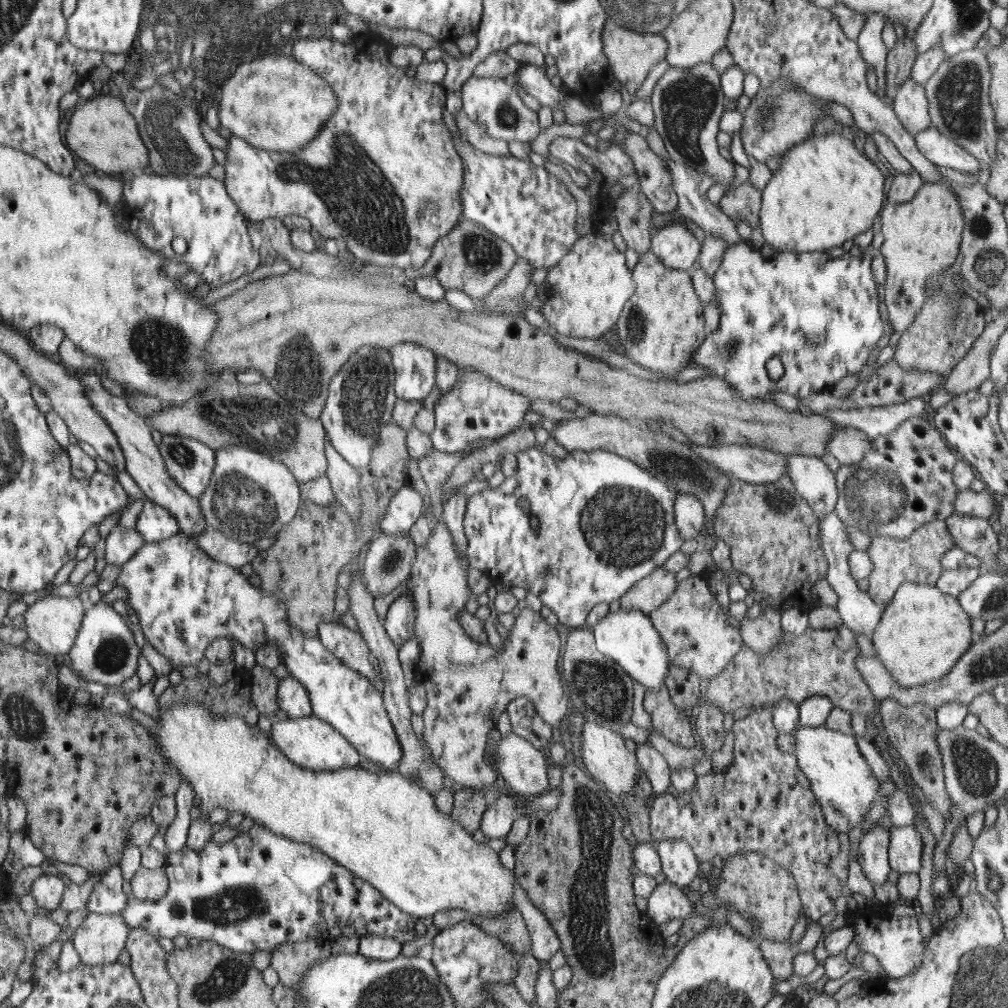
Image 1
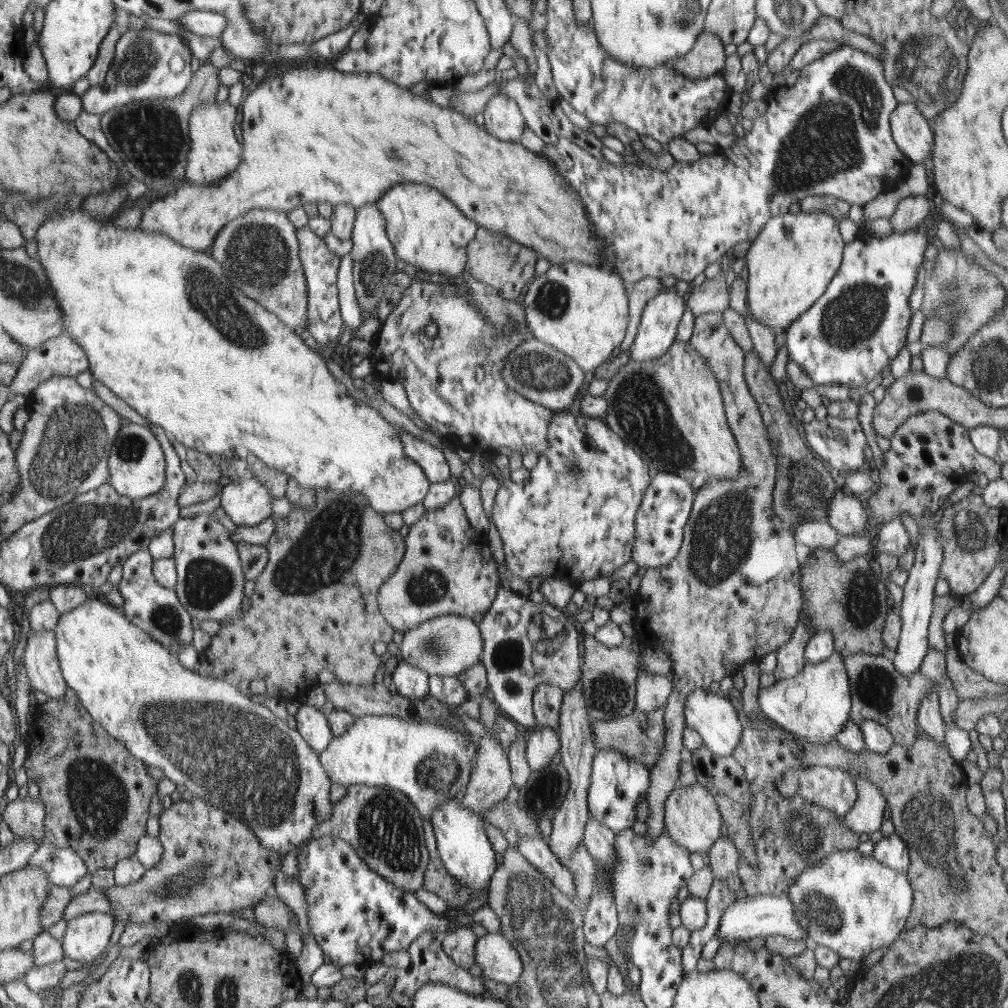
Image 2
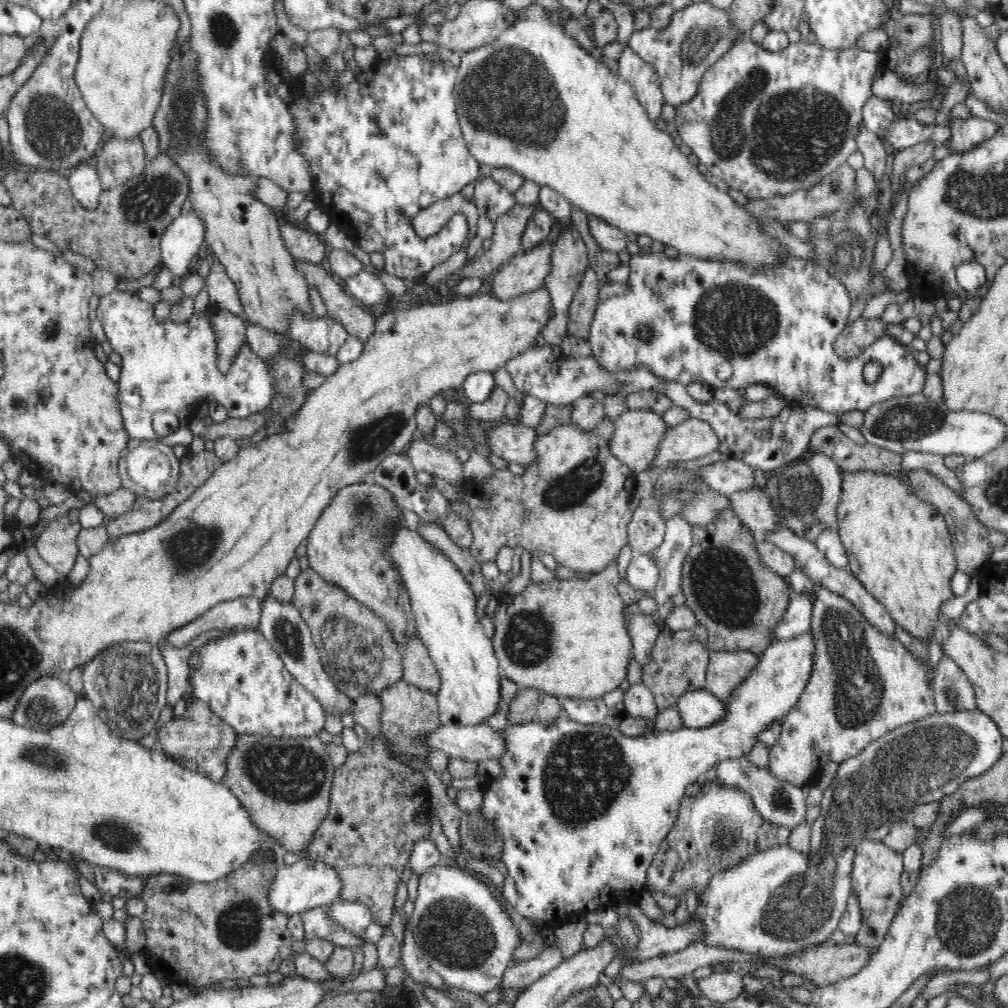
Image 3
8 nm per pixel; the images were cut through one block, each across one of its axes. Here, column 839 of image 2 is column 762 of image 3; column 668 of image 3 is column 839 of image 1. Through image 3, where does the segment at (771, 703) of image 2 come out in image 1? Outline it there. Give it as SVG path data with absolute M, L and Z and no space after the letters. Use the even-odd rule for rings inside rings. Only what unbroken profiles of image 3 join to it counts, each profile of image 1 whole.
M824 726L802 727L795 732L799 769L811 782L811 791L821 804L825 823L837 833L848 833L865 818L878 795L880 782L856 745L856 735Z

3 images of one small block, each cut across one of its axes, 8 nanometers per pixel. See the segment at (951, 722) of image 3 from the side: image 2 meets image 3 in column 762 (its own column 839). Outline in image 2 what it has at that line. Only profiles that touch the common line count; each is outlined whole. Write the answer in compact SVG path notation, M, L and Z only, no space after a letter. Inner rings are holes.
M858 849L836 851L825 856L824 865L808 865L787 890L800 923L804 921L805 934L812 946L826 946L838 954L839 959L860 963L872 951L886 949L905 929L913 907L913 888L906 871L887 867L873 856L864 856Z

